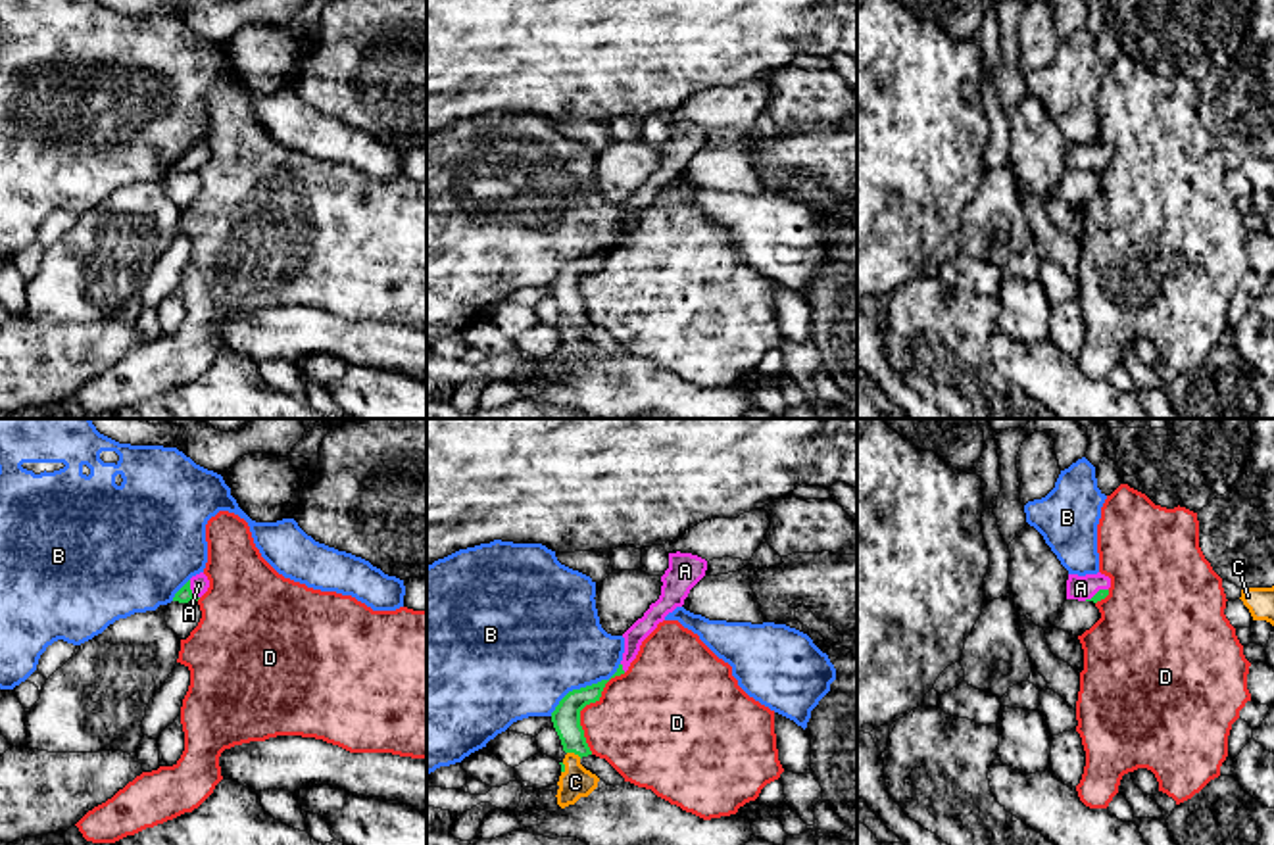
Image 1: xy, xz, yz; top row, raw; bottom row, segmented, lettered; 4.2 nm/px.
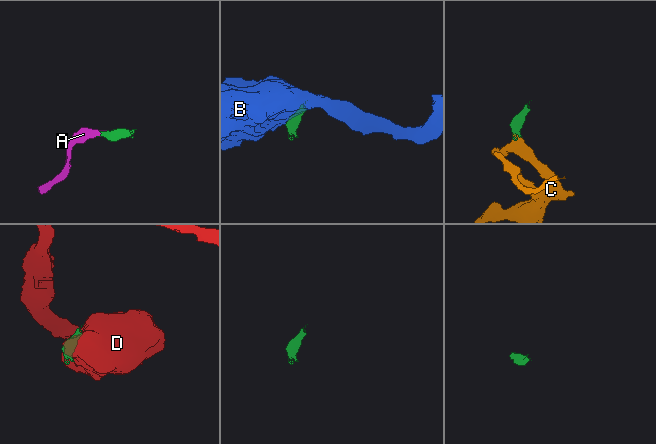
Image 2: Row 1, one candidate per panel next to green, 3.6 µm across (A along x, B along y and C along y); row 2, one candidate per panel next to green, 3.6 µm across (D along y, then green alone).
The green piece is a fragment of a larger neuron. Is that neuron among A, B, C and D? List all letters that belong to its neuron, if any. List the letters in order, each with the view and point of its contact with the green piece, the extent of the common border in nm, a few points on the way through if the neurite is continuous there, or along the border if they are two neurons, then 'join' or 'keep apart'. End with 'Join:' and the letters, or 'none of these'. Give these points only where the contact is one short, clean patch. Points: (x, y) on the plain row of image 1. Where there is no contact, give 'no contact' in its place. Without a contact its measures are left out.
A: contact xy (191, 160); length 90 nm; way xy (185, 164), (191, 160), (198, 154); join
B: contact xz (587, 256); length 360 nm; border xz (619, 233), (608, 248), (573, 258), (550, 285); keep apart
C: contact xz (575, 323); length 70 nm; way xz (565, 289), (575, 323), (575, 352); join
D: contact xz (585, 275); length 380 nm; keep apart
Join: A, C

